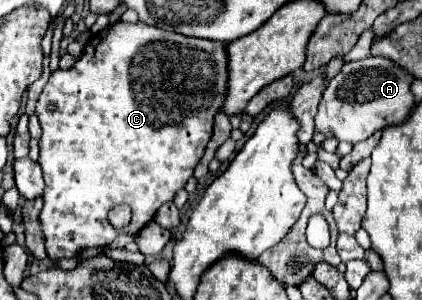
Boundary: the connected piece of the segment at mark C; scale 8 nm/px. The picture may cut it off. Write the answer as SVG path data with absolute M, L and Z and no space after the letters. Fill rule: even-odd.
M116 22L106 26L104 30L100 30L98 34L94 34L86 48L82 58L70 68L70 70L56 70L48 84L44 86L44 92L40 94L38 106L36 106L36 116L40 120L42 126L42 138L40 138L40 158L38 164L42 166L44 172L44 182L46 182L46 190L44 190L44 208L40 212L40 222L42 222L42 234L46 238L46 252L50 260L58 260L58 258L72 258L76 256L76 252L80 248L86 246L104 246L110 244L118 234L136 234L138 230L142 230L158 212L158 208L166 202L170 202L178 190L182 190L188 182L188 178L194 174L196 164L200 162L204 148L212 136L212 126L214 126L214 116L220 112L226 94L228 94L228 52L226 52L226 42L216 42L216 40L204 40L204 38L190 38L184 34L176 34L176 32L168 32L168 30L160 30L154 26L148 26L144 22ZM48 106L54 106L54 110L50 110ZM116 204L128 204L132 206L132 222L122 228L116 230L110 222L108 222L108 210Z

